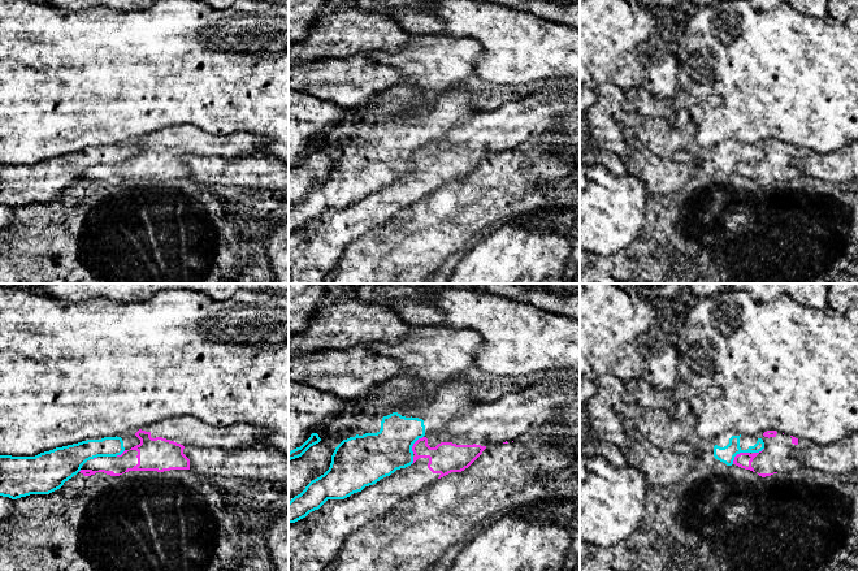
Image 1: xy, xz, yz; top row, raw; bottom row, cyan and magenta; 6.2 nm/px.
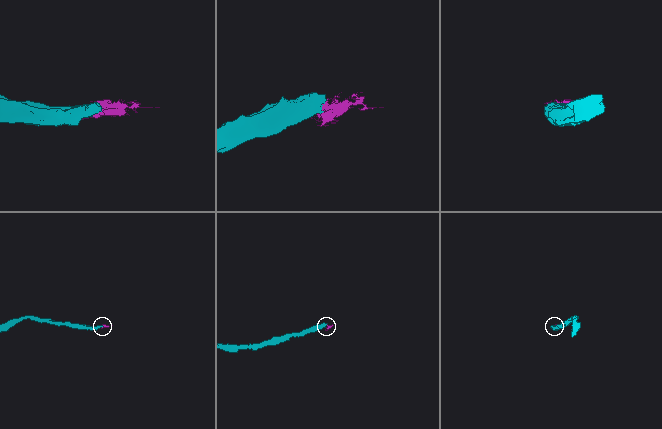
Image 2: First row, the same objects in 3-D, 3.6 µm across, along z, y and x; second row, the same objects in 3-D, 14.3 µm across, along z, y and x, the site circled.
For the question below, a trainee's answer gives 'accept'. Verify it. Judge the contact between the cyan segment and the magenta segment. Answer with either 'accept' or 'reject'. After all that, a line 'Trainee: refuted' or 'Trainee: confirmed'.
reject
Trainee: refuted

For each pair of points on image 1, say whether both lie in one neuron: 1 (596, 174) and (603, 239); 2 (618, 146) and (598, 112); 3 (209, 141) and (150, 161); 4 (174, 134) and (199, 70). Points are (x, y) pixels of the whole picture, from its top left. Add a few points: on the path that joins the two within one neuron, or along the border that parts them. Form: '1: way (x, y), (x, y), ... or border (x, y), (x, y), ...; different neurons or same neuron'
1: way (603, 190), (603, 224); same neuron
2: way (614, 138), (599, 120); same neuron
3: way (195, 141), (178, 141), (164, 151); same neuron
4: border (208, 132), (191, 125), (174, 125), (148, 133); different neurons

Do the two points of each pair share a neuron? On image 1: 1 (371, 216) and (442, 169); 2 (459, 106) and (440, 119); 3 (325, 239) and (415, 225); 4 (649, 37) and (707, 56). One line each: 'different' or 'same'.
1: same
2: same
3: different
4: different

